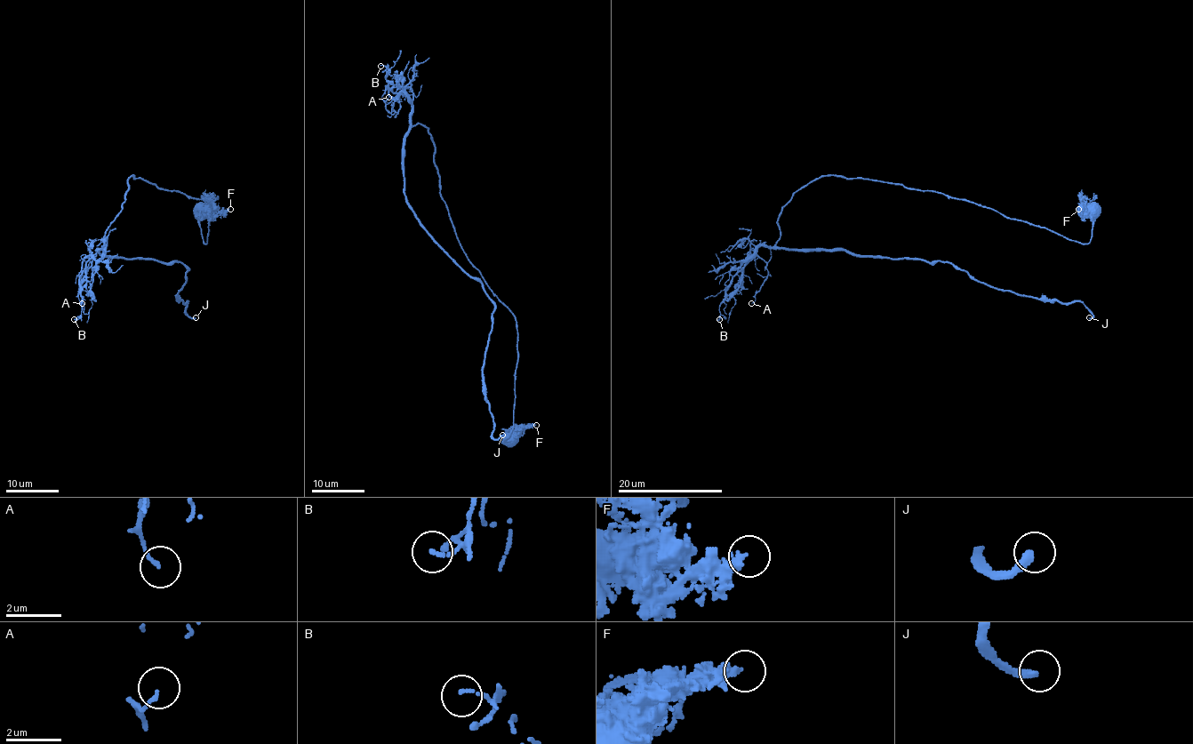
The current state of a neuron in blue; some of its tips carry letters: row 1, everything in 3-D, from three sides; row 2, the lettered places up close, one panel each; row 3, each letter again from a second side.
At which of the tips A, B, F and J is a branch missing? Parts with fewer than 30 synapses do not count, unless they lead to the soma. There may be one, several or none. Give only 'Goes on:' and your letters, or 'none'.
Goes on: J

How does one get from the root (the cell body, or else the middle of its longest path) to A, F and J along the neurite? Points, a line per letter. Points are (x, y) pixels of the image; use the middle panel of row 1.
A: (428, 129), (411, 124), (412, 101), (404, 93), (393, 114), (386, 108), (388, 97)
F: (428, 129), (440, 196), (456, 238), (515, 320), (514, 426), (506, 439), (536, 425)
J: (428, 129), (409, 124), (404, 193), (420, 224), (481, 284), (494, 306), (483, 376), (492, 435), (502, 435)

